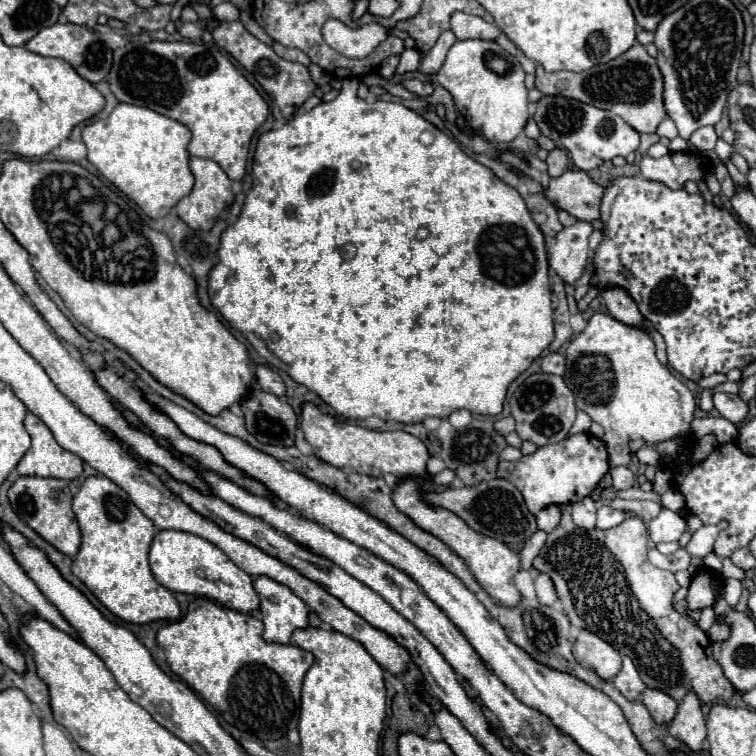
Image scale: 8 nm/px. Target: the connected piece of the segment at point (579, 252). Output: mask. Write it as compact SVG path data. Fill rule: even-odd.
M577 221L571 227L565 227L557 233L555 243L549 247L549 265L557 271L557 275L573 285L587 271L591 253L587 247L587 239L593 233L593 225L585 221Z

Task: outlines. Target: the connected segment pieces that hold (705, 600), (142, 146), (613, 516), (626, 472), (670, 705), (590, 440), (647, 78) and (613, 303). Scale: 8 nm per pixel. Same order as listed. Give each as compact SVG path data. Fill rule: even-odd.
M699 567L691 579L689 591L687 591L687 611L701 611L705 607L715 605L717 587L723 585L723 577L707 567Z
M119 103L111 115L101 117L99 113L89 125L85 125L83 141L87 145L87 159L99 169L99 173L153 219L165 217L193 191L195 177L191 173L187 153L191 131L179 121L147 107Z
M601 505L599 511L597 511L597 527L599 529L611 529L611 527L617 527L619 523L623 523L627 515L623 511L617 511L609 505Z
M617 467L611 475L613 475L613 487L615 489L629 489L635 485L635 475L629 467Z
M647 687L641 693L639 699L643 701L643 705L649 709L651 717L657 723L669 723L675 717L675 713L677 713L677 701L671 695L659 691L659 689L649 689Z
M577 433L561 443L537 447L535 453L523 455L519 461L501 461L497 465L497 477L511 481L523 493L527 509L531 513L539 513L549 505L577 503L579 499L589 497L607 469L609 457L605 443L591 433Z
M635 43L629 51L625 51L617 59L591 67L589 71L581 71L581 73L573 73L573 71L547 73L541 65L537 65L535 87L543 95L563 95L567 99L575 99L611 111L623 117L623 121L629 123L639 133L655 133L659 123L667 119L667 111L663 103L663 75L657 67L655 57L651 57L641 43Z
M605 287L601 291L601 297L605 299L609 315L613 315L617 321L633 327L641 327L643 315L639 313L633 297L623 287Z

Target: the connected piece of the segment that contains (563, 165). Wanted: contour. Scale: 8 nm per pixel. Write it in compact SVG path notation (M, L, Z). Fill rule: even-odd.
M555 147L553 151L549 151L547 165L549 165L549 175L551 175L551 177L559 177L559 175L569 167L567 151L561 149L561 147Z

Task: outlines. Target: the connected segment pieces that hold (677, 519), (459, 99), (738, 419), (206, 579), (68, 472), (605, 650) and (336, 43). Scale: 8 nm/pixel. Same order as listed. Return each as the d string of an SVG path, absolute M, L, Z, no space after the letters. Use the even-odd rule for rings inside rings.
M661 509L661 513L649 521L647 529L649 529L649 537L653 539L653 543L679 541L679 537L685 531L685 519L679 513Z
M465 39L457 41L443 63L443 67L431 77L435 83L441 83L455 101L459 113L467 117L467 123L483 133L489 143L509 143L525 127L529 117L527 113L527 89L525 89L525 71L519 61L501 49L495 41L485 39ZM495 61L507 63L507 69L497 73L491 69Z
M715 393L713 403L715 403L715 409L717 409L725 419L729 419L729 421L735 423L735 425L743 423L745 417L747 417L747 413L749 413L747 403L745 403L739 395L731 395L731 393Z
M159 531L151 543L149 565L155 579L169 591L203 595L243 613L253 613L259 607L251 575L239 569L219 547L199 535L185 531Z
M33 413L25 417L25 429L31 435L31 447L17 465L19 475L37 475L37 477L57 477L57 479L75 479L83 471L83 461L59 447L49 427Z
M583 629L573 645L573 655L583 663L583 667L591 667L599 677L611 681L619 667L621 667L621 655L615 651L609 643L605 643L595 633Z
M329 19L323 25L323 39L329 47L349 59L367 57L387 35L387 29L381 25L363 25L359 29L351 29L337 19Z

